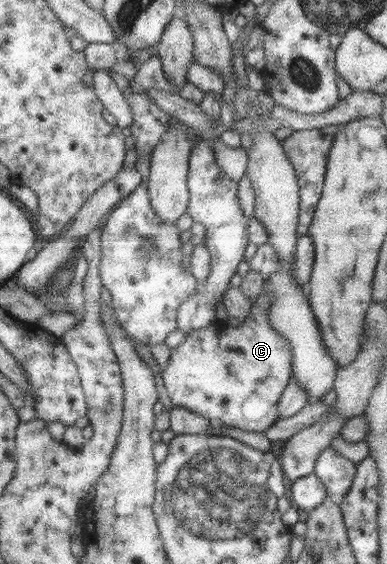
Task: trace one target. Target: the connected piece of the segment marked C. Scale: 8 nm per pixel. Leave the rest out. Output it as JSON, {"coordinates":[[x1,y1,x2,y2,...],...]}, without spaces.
{"coordinates":[[264,288,253,301,250,317,237,328,230,328,223,322,187,334,185,341,171,350,171,359,162,372,164,387,175,407,182,407,206,418,224,423,228,427,263,432,278,423,280,400,284,390,291,384,293,355,290,344,269,322,272,294]]}

